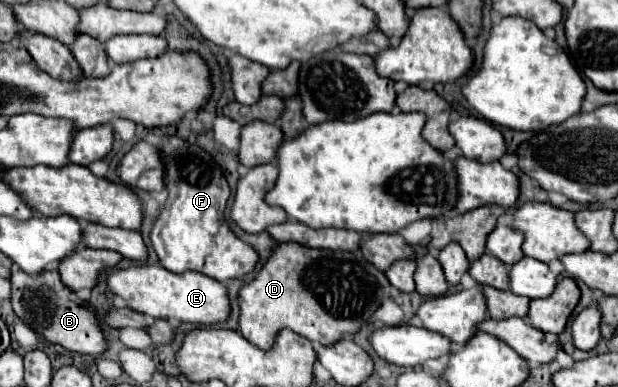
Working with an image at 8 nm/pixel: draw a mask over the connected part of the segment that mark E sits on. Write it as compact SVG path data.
M142 264L130 268L114 268L106 276L106 284L116 296L122 296L126 300L126 306L130 306L130 310L136 310L150 318L166 318L208 326L224 322L230 314L226 286L198 272L174 274L160 264Z

